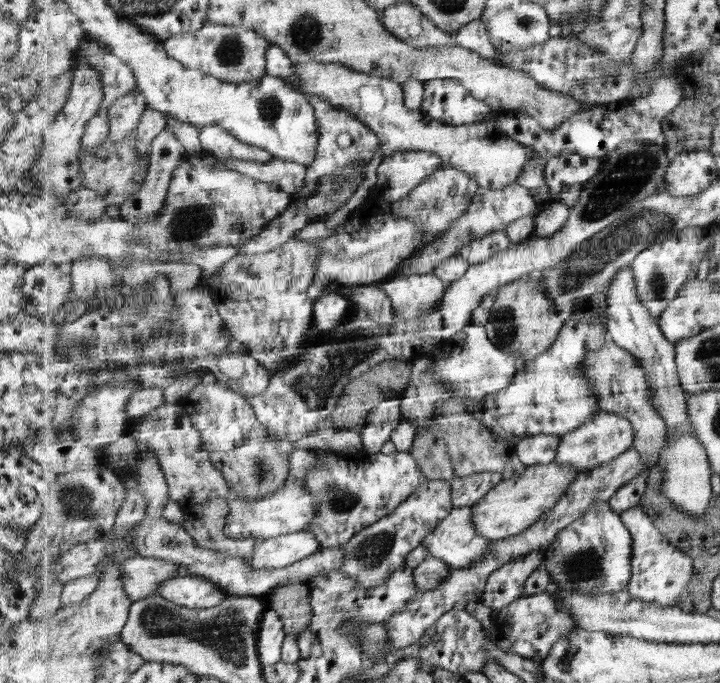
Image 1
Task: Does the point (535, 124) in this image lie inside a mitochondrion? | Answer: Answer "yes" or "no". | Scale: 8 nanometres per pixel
no

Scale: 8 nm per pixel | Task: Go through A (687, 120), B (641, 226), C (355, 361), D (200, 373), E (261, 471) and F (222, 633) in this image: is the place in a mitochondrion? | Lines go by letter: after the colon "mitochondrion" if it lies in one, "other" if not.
A: mitochondrion
B: mitochondrion
C: mitochondrion
D: other
E: mitochondrion
F: mitochondrion

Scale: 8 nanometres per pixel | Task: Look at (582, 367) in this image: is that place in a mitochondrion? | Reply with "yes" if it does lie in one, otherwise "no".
no

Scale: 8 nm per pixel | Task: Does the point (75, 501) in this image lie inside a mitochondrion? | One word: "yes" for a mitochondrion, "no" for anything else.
yes

